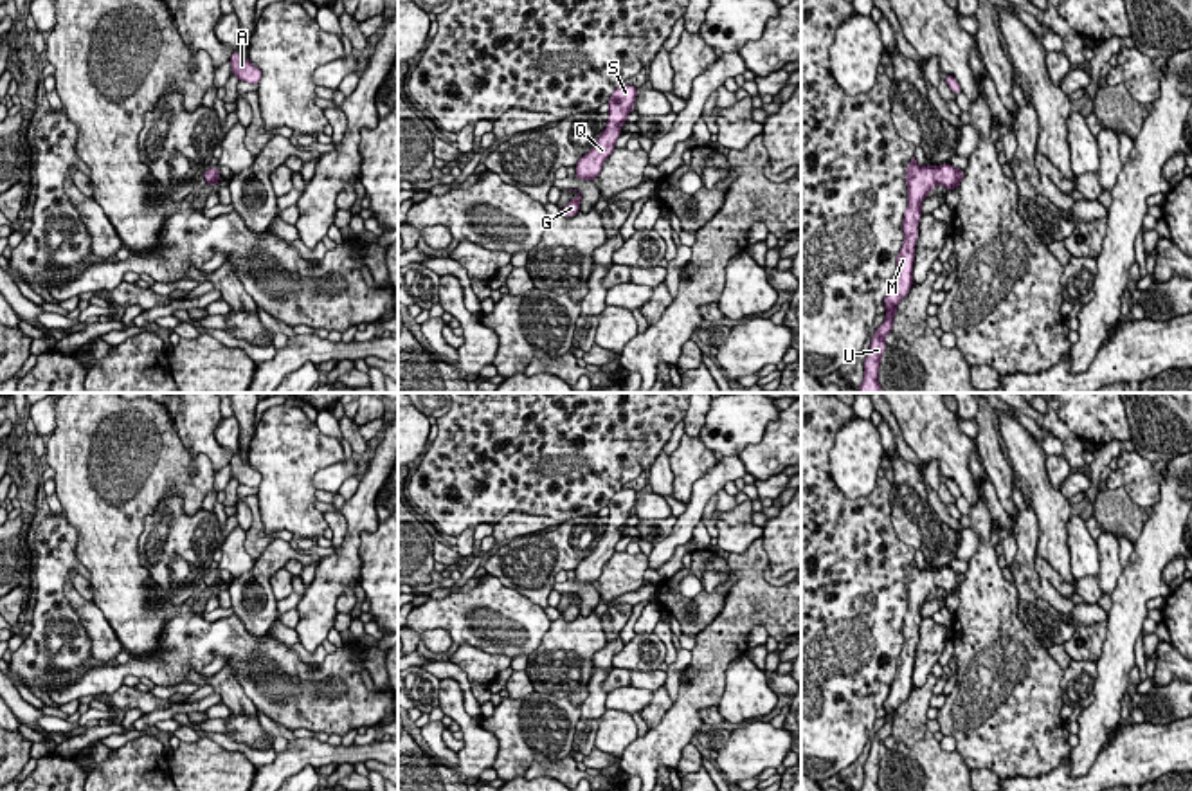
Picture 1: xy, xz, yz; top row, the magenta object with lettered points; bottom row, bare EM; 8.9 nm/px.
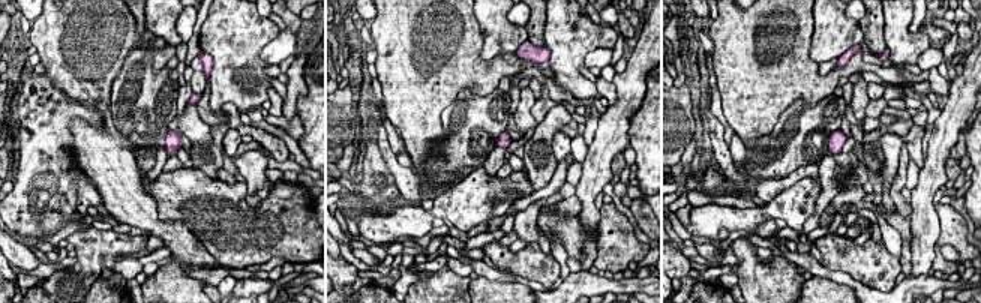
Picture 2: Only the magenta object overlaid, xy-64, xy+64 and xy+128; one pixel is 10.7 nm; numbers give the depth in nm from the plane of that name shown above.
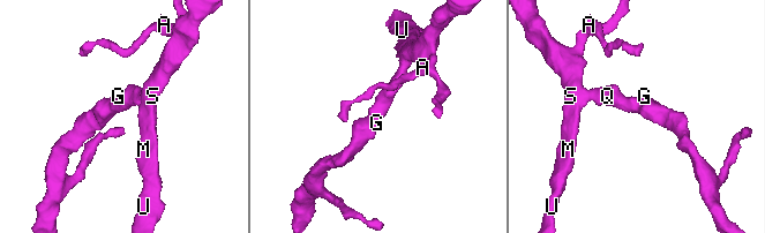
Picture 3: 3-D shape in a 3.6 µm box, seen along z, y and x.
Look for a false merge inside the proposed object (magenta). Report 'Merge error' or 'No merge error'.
No merge error

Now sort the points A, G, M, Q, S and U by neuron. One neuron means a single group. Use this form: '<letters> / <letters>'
A G M Q S U

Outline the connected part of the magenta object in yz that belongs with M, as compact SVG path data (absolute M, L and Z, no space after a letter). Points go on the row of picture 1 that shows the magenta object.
M913 157L908 164L904 178L908 186L908 207L902 222L904 241L897 256L895 276L891 279L888 295L882 301L886 306L886 321L871 335L870 351L864 360L864 378L857 393L882 393L879 386L880 357L886 351L886 335L893 328L897 306L909 294L913 285L913 261L918 238L918 222L922 216L922 202L936 184L947 187L949 191L958 187L963 178L963 169L956 169L953 164L942 164L936 168L931 168L929 164L918 166Z

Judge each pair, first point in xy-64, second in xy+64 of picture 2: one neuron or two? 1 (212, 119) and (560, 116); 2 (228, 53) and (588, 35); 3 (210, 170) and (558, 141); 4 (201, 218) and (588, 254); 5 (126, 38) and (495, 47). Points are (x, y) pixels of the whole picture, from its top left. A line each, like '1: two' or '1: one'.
1: two
2: one
3: two
4: two
5: two

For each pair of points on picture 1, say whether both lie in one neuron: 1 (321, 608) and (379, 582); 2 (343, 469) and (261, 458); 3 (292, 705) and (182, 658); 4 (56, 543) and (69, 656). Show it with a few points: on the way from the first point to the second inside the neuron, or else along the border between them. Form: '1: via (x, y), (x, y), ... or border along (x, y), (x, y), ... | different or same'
1: border along (361, 536), (359, 579) | different
2: border along (344, 458), (323, 467), (310, 483) | different
3: via (263, 687), (245, 678), (225, 649), (211, 649) | same
4: via (53, 572), (53, 617), (56, 627) | same

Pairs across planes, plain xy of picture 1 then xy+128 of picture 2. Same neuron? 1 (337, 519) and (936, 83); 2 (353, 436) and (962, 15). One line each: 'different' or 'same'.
1: same
2: different

